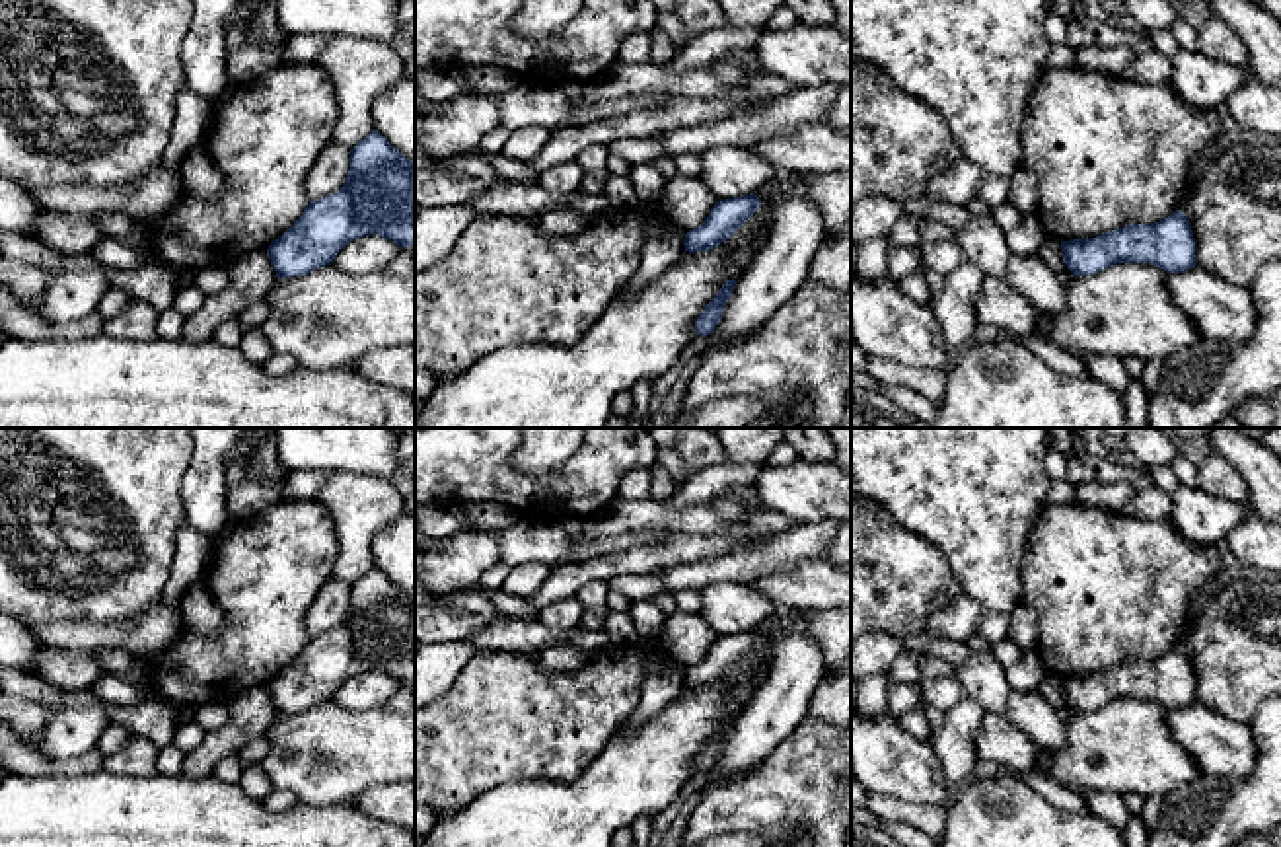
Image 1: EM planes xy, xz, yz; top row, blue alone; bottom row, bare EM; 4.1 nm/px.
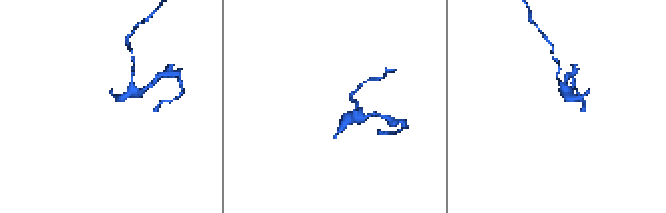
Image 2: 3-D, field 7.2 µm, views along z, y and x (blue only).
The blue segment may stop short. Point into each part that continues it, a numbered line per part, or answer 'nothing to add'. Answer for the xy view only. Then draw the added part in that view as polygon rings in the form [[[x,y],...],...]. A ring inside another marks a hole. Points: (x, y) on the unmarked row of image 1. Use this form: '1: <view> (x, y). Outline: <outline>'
nothing to add

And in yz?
nothing to add

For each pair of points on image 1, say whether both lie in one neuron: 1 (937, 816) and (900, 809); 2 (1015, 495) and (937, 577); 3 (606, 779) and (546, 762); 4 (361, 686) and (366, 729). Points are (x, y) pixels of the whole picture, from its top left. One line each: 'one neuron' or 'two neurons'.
1: one neuron
2: two neurons
3: two neurons
4: two neurons

